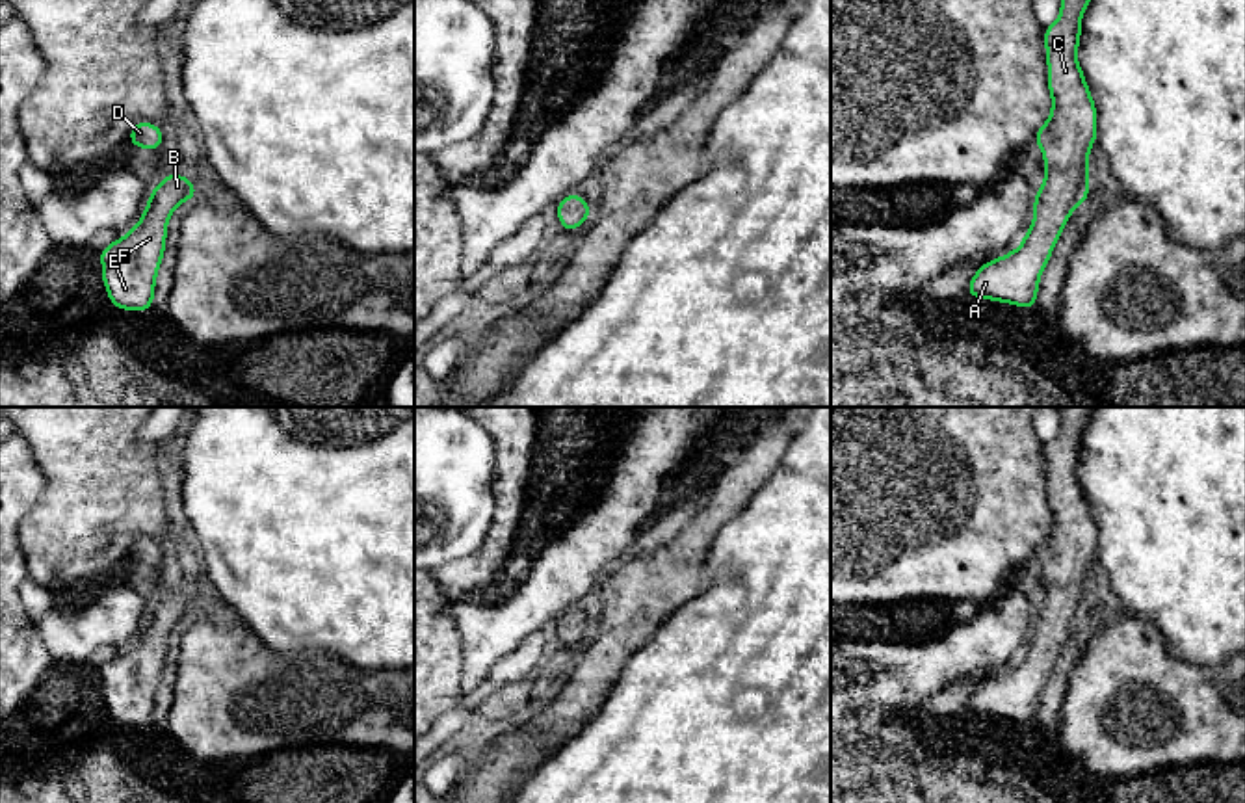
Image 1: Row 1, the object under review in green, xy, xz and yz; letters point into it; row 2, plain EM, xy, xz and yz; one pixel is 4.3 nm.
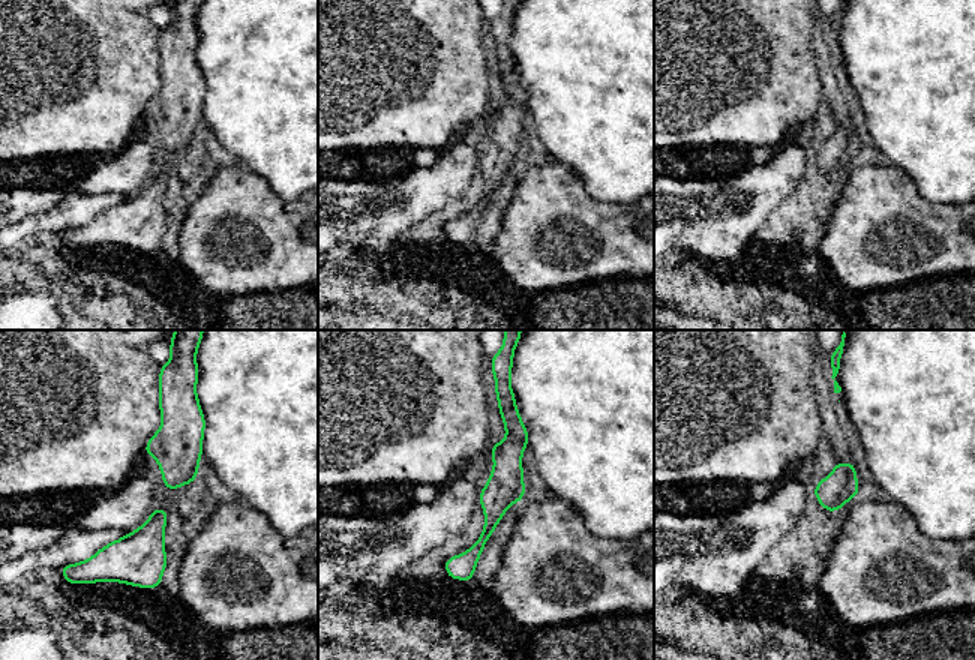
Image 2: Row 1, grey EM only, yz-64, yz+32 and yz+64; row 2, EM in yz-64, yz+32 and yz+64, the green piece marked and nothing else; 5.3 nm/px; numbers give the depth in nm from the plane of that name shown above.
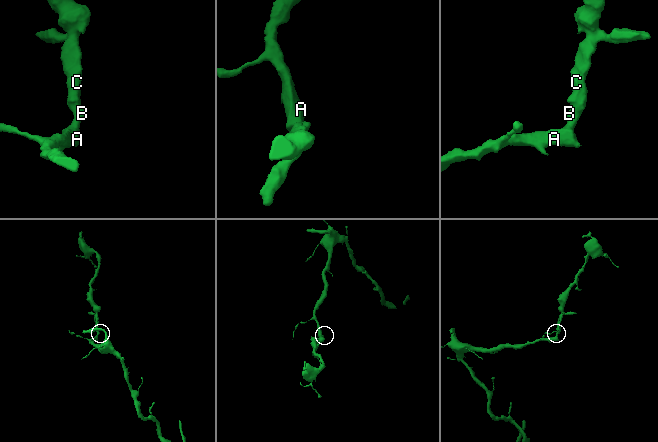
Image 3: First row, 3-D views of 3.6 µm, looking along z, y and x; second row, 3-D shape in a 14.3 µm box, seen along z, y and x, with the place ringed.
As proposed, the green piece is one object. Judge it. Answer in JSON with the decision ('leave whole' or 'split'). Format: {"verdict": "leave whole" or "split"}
{"verdict": "leave whole"}

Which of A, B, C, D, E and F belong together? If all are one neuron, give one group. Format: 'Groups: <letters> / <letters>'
Groups: A B C D E F

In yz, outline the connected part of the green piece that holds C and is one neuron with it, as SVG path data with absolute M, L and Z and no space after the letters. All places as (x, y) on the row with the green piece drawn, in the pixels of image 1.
M1061 0L1054 24L1044 28L1052 113L1037 130L1044 156L1044 184L1035 191L1033 223L1022 245L983 262L968 281L968 297L1035 309L1041 273L1074 208L1087 201L1089 149L1096 143L1096 106L1076 52L1081 15L1091 0Z

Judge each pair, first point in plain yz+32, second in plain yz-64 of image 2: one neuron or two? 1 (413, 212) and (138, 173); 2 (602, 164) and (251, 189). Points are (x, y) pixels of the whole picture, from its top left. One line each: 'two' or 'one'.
1: one
2: two

